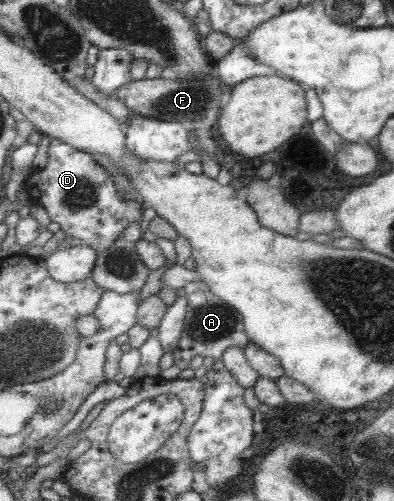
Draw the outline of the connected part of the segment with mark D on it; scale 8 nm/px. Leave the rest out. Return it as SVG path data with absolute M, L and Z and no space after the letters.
M50 138L50 145L48 146L47 150L47 164L44 168L41 167L33 167L31 172L29 172L28 179L25 181L25 186L23 187L29 194L30 202L32 204L37 204L42 206L48 213L49 218L51 219L52 222L55 222L59 225L61 225L61 229L67 233L67 236L72 236L75 238L79 238L82 242L82 244L90 246L91 248L95 248L95 250L98 251L103 251L106 248L109 248L112 242L114 241L114 238L118 235L123 234L125 229L129 227L131 224L136 224L139 223L143 220L143 210L142 206L144 205L142 203L138 203L137 201L137 196L135 191L135 194L132 195L132 200L126 202L124 200L124 193L119 193L118 187L113 181L113 177L111 174L107 173L105 169L99 165L97 161L93 159L93 156L89 153L86 152L79 152L76 148L73 148L72 146L69 146L68 144L65 144L62 140L59 139L53 139Z

